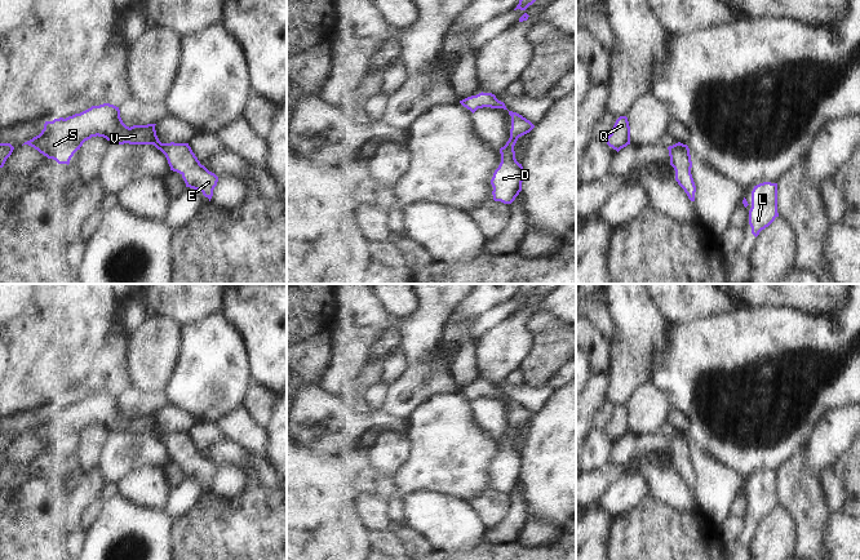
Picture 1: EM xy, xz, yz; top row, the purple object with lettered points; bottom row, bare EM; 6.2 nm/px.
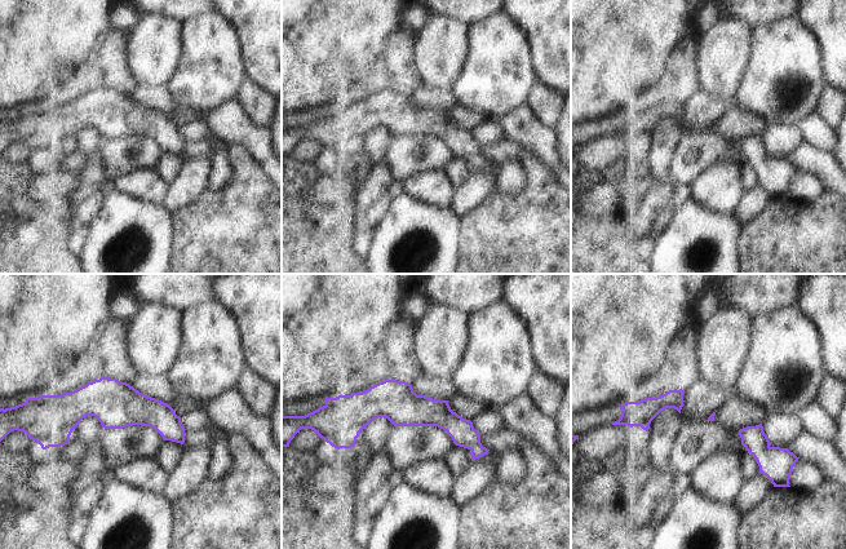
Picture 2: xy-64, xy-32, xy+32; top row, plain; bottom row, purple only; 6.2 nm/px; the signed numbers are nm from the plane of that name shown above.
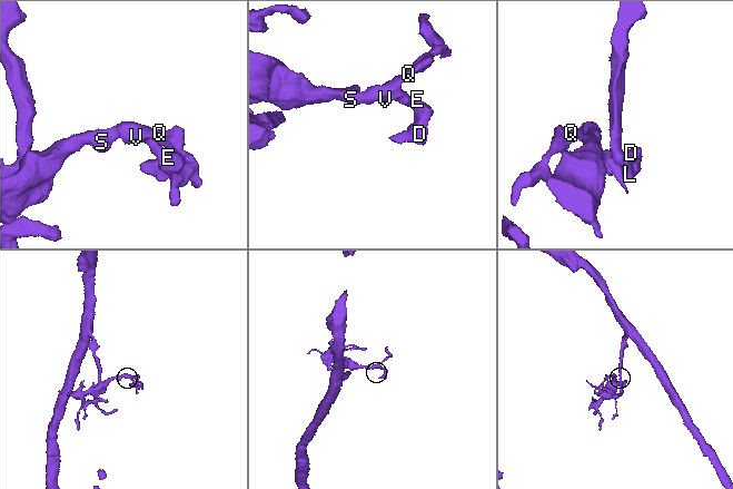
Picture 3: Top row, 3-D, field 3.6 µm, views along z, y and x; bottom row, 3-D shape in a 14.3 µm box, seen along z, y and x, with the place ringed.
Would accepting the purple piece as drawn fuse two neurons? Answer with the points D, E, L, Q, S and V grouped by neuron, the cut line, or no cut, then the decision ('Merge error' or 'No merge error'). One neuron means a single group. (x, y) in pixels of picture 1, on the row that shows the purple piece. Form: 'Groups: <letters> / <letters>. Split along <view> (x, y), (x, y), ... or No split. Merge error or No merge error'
Groups: D E L Q S V. No split. No merge error.

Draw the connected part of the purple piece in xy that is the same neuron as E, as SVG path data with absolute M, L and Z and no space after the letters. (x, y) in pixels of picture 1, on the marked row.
M103 103L53 121L45 121L41 133L25 142L58 164L70 164L74 154L92 137L103 137L111 145L154 145L160 150L170 170L182 175L186 187L200 190L212 199L218 177L200 164L189 143L161 143L156 135L156 124L127 126L119 107Z

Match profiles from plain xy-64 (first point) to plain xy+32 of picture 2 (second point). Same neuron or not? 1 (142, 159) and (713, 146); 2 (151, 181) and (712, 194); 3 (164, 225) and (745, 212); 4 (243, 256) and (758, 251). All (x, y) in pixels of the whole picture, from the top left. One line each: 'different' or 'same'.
1: same
2: same
3: different
4: same

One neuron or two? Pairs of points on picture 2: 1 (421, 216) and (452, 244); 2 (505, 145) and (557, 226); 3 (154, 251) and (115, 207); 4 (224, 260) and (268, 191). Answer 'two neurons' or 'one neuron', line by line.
1: one neuron
2: two neurons
3: one neuron
4: one neuron

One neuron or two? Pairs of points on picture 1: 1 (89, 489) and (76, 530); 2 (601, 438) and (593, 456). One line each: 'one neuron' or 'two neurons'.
1: one neuron
2: one neuron

